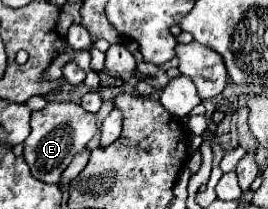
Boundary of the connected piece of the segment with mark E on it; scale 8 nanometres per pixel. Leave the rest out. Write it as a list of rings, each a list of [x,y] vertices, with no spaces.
[[[47,102],[43,110],[35,110],[31,114],[31,134],[23,142],[23,158],[31,168],[31,174],[49,184],[57,184],[61,180],[61,172],[75,158],[75,154],[83,152],[89,140],[97,134],[97,114],[83,110],[75,102]]]

